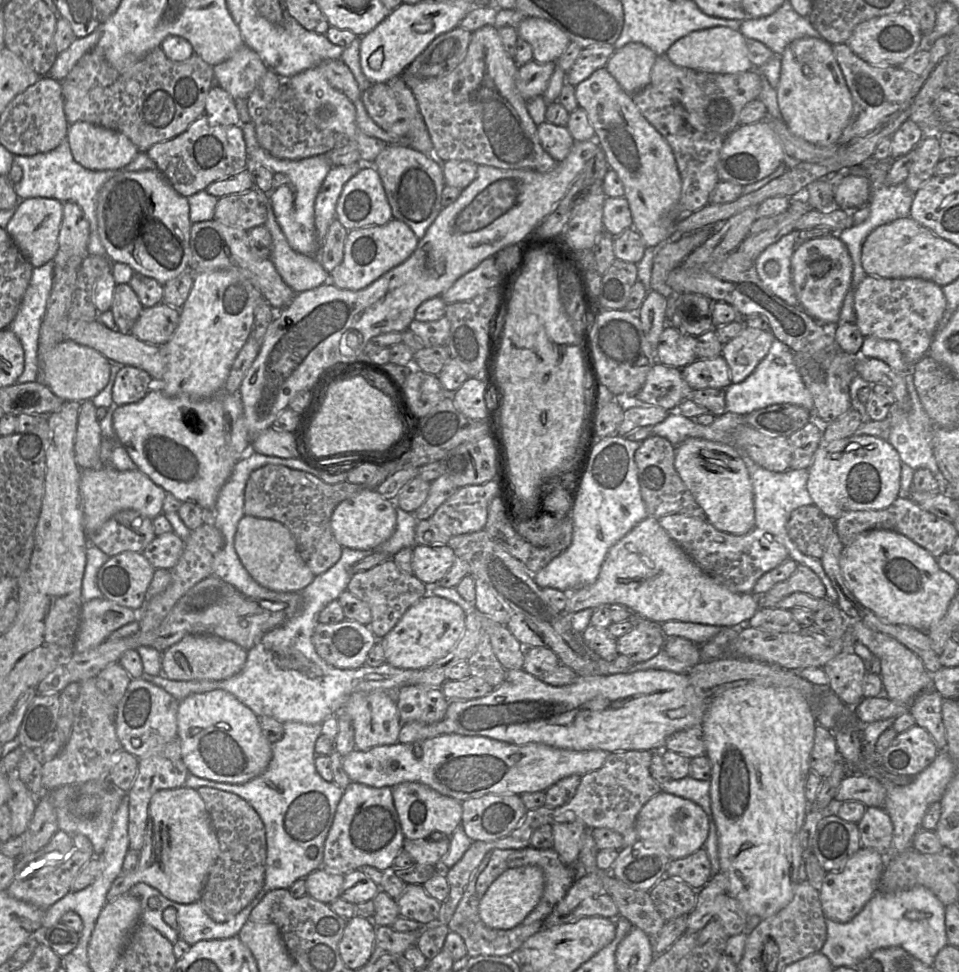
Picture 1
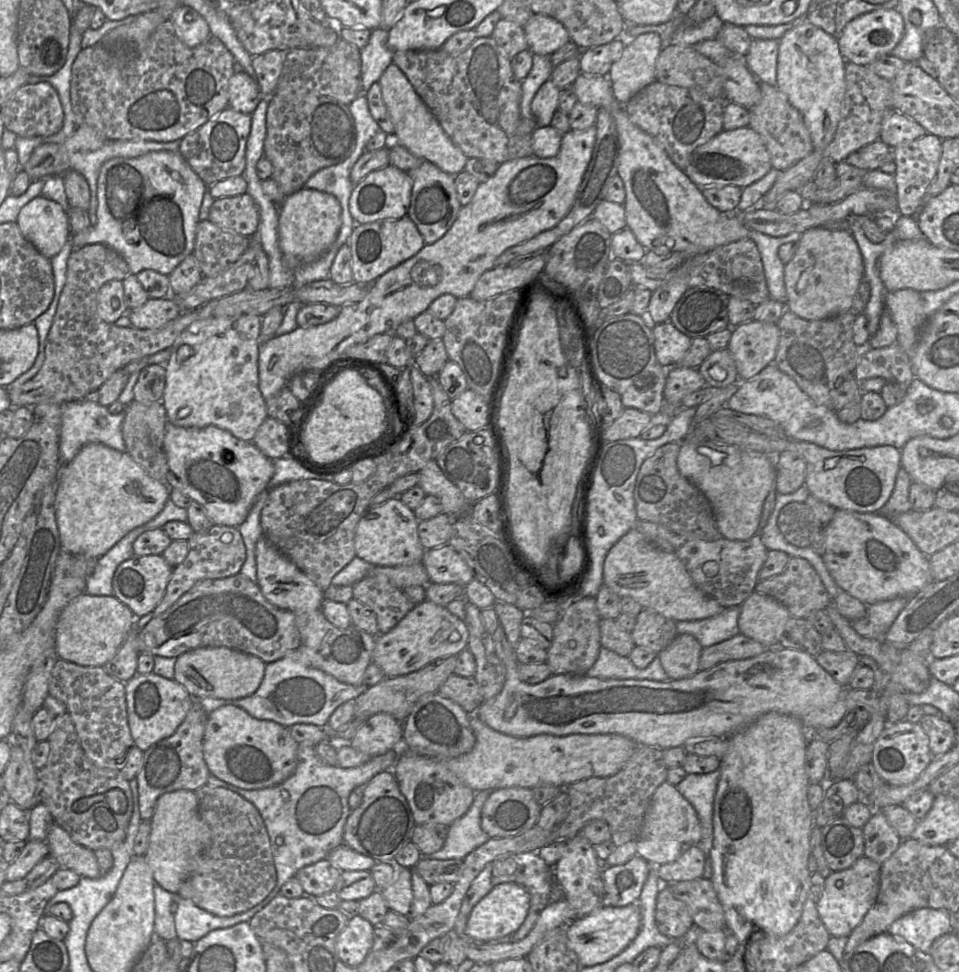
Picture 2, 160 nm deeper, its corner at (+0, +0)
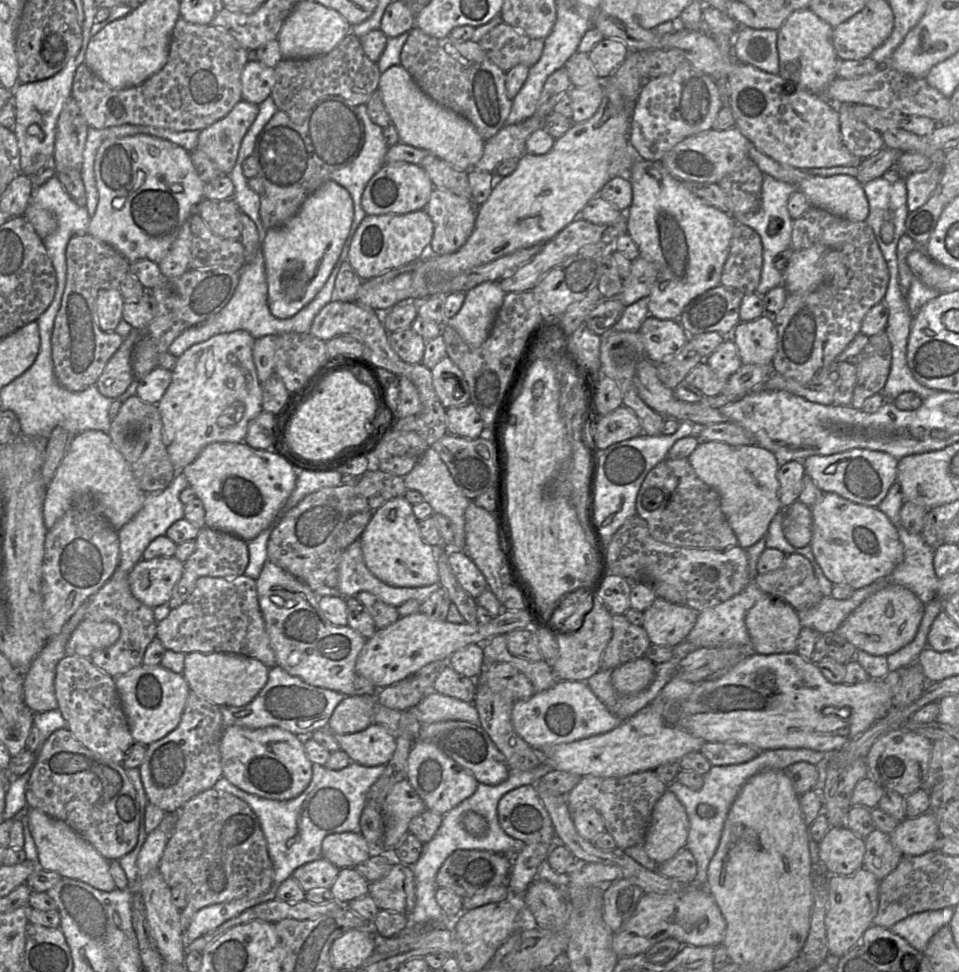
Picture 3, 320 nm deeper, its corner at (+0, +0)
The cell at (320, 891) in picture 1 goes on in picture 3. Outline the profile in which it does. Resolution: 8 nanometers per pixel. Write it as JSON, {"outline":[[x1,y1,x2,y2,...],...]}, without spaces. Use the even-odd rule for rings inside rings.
{"outline":[[322,856,298,867,292,874,305,892,331,889,340,869]]}

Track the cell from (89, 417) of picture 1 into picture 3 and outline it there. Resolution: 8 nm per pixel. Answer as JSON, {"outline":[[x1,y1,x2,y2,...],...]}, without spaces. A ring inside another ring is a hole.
{"outline":[[133,328,97,379,96,386,103,396,117,399,135,379,131,364,131,353,138,338,139,330]]}

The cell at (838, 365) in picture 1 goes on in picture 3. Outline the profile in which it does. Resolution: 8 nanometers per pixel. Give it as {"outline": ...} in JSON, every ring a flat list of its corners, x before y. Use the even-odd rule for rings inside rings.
{"outline":[[811,206,793,220,791,250,807,249,815,244,826,247,823,252,823,264,827,269,826,282,804,294,788,293,783,308,773,317,778,330,778,348,771,363,773,372,800,383,810,382,822,370,829,370,835,364,839,354,860,333,868,311,883,301,889,283,886,261,866,221,851,221]]}

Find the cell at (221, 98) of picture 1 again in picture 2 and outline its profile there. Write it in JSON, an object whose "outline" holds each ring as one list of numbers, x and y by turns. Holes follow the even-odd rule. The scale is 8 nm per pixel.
{"outline":[[236,71,229,80,228,107,251,115,262,97,256,78,244,71]]}

